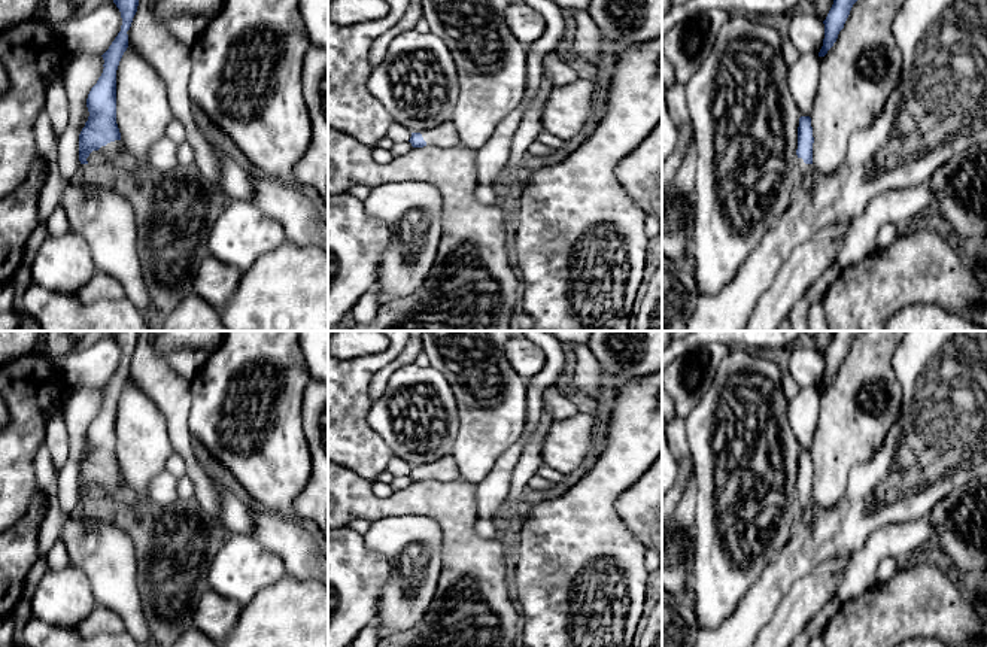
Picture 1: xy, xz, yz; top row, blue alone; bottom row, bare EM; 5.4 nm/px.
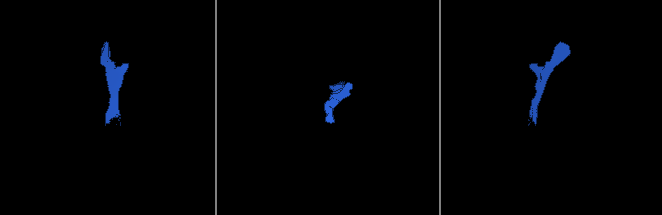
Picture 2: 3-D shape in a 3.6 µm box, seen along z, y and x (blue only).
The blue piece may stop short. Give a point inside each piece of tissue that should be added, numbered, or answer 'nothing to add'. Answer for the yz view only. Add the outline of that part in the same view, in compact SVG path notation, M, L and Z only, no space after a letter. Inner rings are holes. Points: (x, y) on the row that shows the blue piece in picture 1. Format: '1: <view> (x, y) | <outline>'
1: yz (808, 173) | M798 158L799 174L802 177L802 189L808 189L817 179L819 171L813 164L805 164L802 158Z

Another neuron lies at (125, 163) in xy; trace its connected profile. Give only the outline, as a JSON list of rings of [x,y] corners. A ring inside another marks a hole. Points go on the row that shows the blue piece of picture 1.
[[[121,145],[121,154],[115,160],[115,165],[125,173],[137,171],[137,164],[124,145]]]

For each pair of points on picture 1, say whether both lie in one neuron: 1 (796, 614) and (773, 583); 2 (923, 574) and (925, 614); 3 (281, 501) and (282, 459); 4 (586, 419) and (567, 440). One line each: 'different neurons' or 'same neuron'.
1: different neurons
2: same neuron
3: same neuron
4: same neuron

